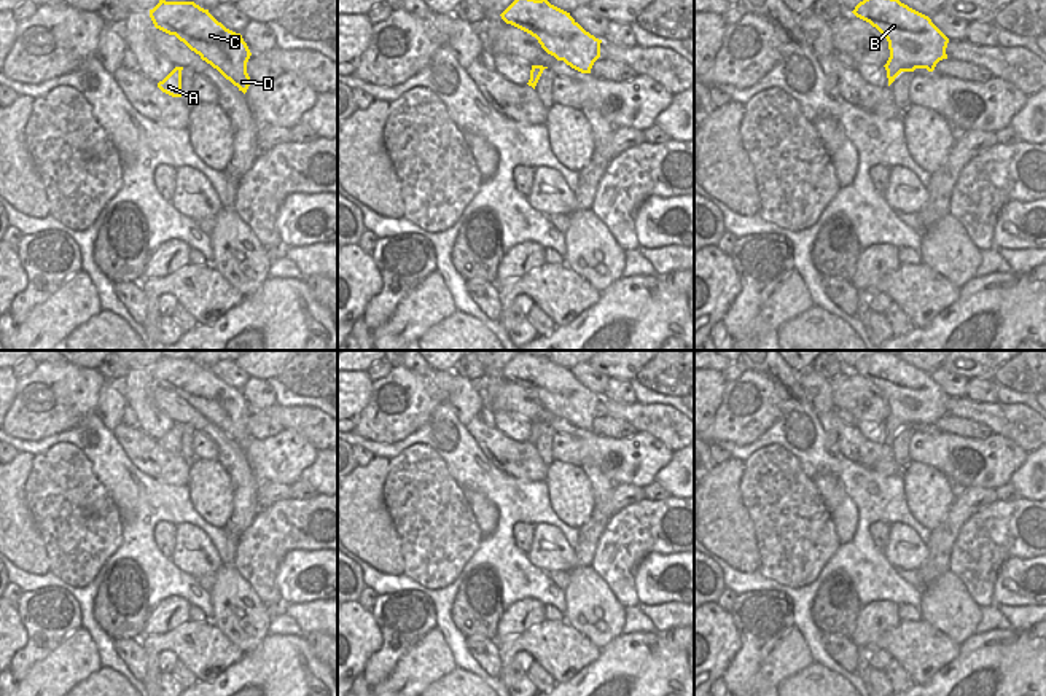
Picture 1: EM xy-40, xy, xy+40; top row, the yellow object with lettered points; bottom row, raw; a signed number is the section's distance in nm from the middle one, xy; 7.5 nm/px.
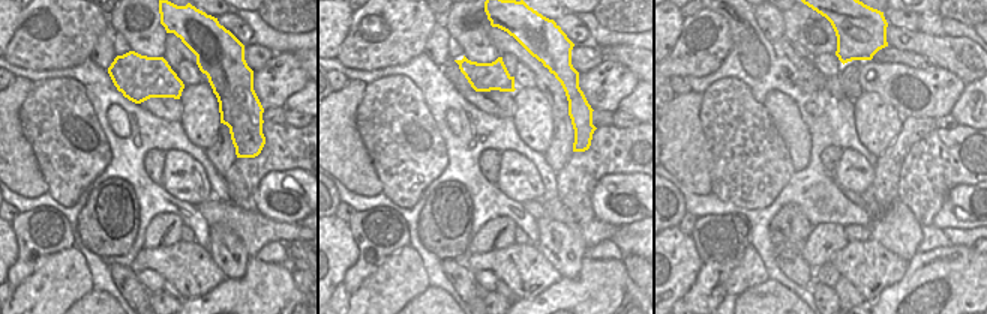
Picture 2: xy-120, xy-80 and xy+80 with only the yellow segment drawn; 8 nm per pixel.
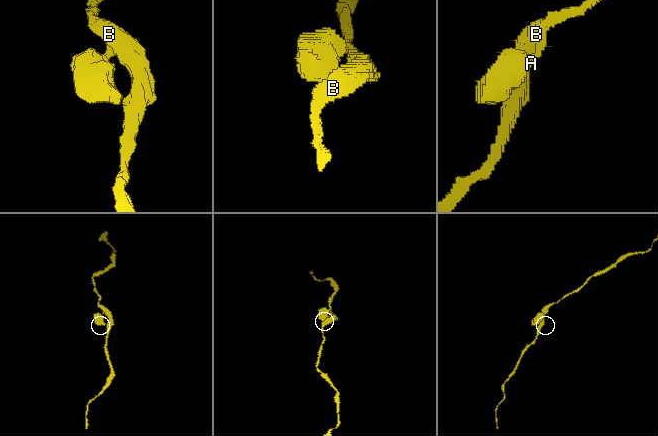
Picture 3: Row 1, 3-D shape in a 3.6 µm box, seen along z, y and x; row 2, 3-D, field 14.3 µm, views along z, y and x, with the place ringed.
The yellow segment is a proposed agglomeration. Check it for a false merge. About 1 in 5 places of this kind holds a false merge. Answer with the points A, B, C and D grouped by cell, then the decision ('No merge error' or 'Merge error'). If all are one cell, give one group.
Groups: A B C D. No merge error

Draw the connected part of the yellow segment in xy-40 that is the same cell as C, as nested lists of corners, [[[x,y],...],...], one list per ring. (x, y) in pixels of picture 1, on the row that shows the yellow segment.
[[[166,2],[150,10],[156,29],[175,35],[202,61],[217,68],[244,94],[250,86],[247,62],[252,56],[240,33],[226,29],[209,10],[194,2]]]

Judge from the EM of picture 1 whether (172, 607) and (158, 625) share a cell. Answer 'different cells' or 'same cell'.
same cell

